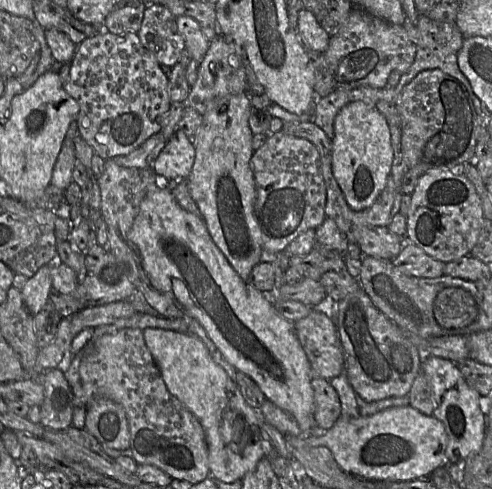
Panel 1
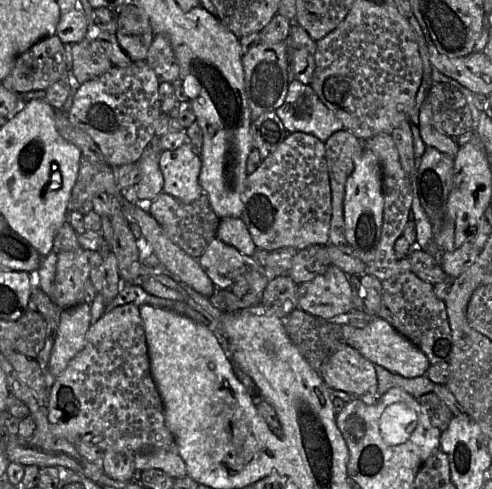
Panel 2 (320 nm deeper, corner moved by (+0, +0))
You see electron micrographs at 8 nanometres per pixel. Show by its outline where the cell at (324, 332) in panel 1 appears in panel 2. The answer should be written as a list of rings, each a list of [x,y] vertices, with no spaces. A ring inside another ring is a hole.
[[[348,345],[332,354],[322,366],[320,376],[331,390],[342,390],[353,396],[377,391],[374,363]]]

